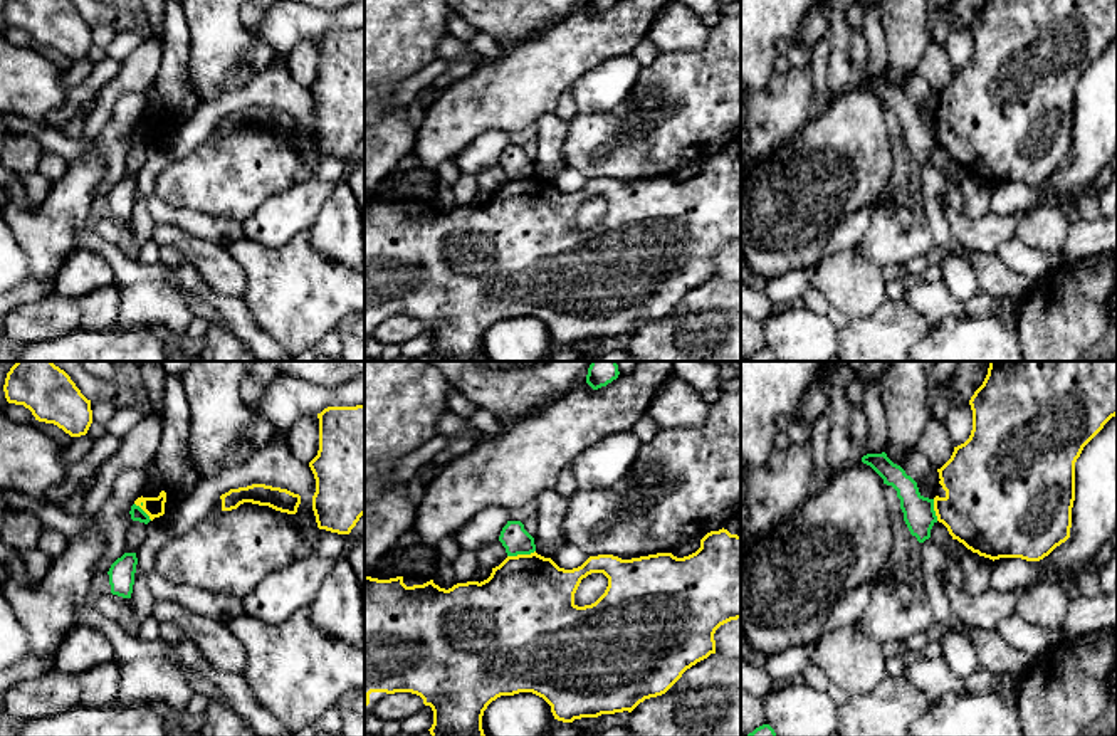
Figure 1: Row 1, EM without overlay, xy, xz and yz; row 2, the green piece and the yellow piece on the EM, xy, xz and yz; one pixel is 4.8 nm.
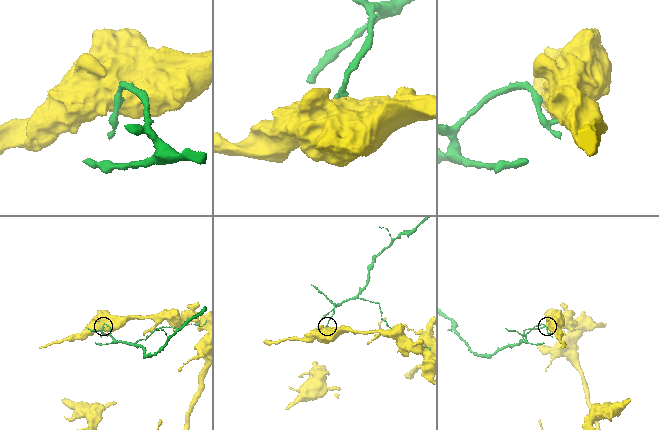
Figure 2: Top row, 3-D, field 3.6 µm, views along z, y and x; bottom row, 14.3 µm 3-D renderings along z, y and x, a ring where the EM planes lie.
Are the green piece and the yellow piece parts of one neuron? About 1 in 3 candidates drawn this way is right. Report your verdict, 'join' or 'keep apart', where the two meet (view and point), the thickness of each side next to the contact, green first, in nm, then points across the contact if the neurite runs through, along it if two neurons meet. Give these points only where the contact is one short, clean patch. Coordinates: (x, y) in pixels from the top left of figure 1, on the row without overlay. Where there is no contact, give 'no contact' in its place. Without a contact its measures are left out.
keep apart; contact xz (521, 177); calibres 140 and 460 nm; border xz (534, 173), (508, 180)

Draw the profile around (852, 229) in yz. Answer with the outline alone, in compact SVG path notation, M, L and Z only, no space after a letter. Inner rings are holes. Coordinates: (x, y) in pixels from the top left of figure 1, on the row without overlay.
M873 198L855 213L843 218L843 222L838 225L838 229L835 230L835 234L830 237L828 244L825 245L823 259L838 250L857 245L865 235L870 218L877 208L878 208L877 198Z

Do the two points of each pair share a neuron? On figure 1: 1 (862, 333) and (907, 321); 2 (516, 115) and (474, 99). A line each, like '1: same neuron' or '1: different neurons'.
1: same neuron
2: same neuron

